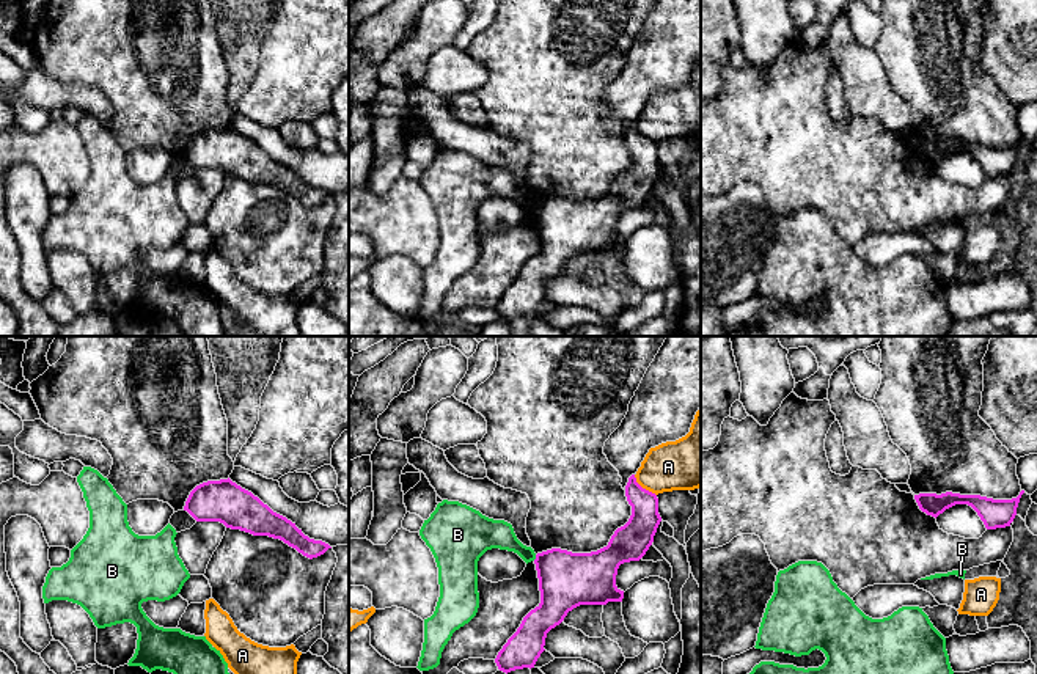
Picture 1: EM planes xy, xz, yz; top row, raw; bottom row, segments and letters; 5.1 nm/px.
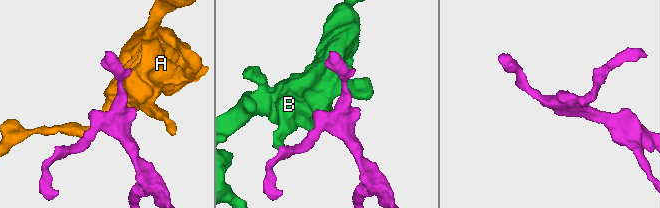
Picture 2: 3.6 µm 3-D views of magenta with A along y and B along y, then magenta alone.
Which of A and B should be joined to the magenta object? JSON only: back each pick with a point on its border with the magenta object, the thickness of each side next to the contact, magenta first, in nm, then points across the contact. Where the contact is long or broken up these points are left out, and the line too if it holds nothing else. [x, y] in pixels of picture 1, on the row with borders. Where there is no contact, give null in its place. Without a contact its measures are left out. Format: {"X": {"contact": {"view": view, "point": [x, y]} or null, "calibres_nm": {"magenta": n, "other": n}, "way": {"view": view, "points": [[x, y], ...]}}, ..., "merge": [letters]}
{"merge": []}

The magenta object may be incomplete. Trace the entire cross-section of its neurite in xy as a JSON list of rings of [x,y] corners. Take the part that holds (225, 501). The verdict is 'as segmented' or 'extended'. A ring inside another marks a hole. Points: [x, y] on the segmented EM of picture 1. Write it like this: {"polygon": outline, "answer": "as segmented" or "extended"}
{"polygon": [[[229,478],[196,485],[190,492],[184,511],[196,522],[220,522],[231,529],[280,539],[310,559],[332,548],[322,540],[305,536],[295,523],[273,512]]], "answer": "as segmented"}

